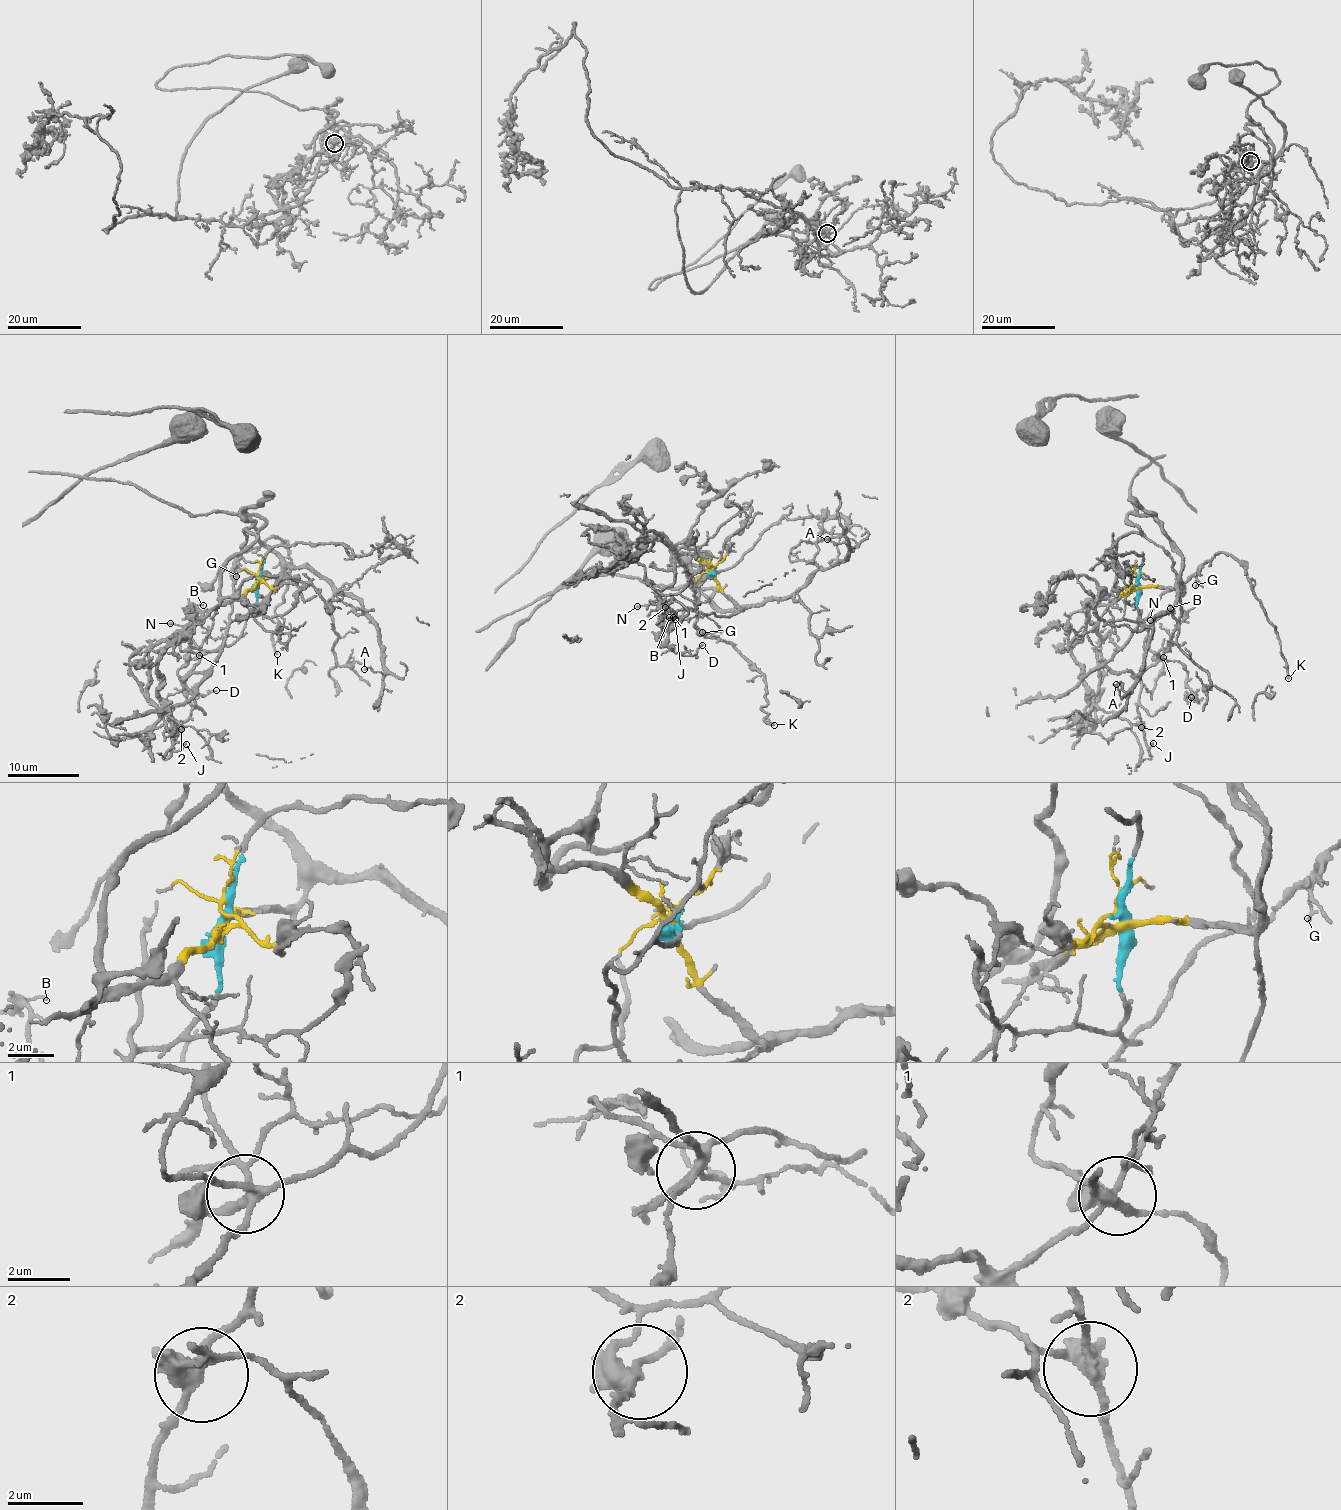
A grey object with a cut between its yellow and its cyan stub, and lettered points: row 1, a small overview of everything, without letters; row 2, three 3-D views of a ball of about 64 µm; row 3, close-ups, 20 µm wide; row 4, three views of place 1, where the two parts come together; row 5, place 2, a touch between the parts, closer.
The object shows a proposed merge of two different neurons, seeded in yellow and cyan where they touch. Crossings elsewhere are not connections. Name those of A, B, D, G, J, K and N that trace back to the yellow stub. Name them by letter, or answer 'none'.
A, B, D, N

